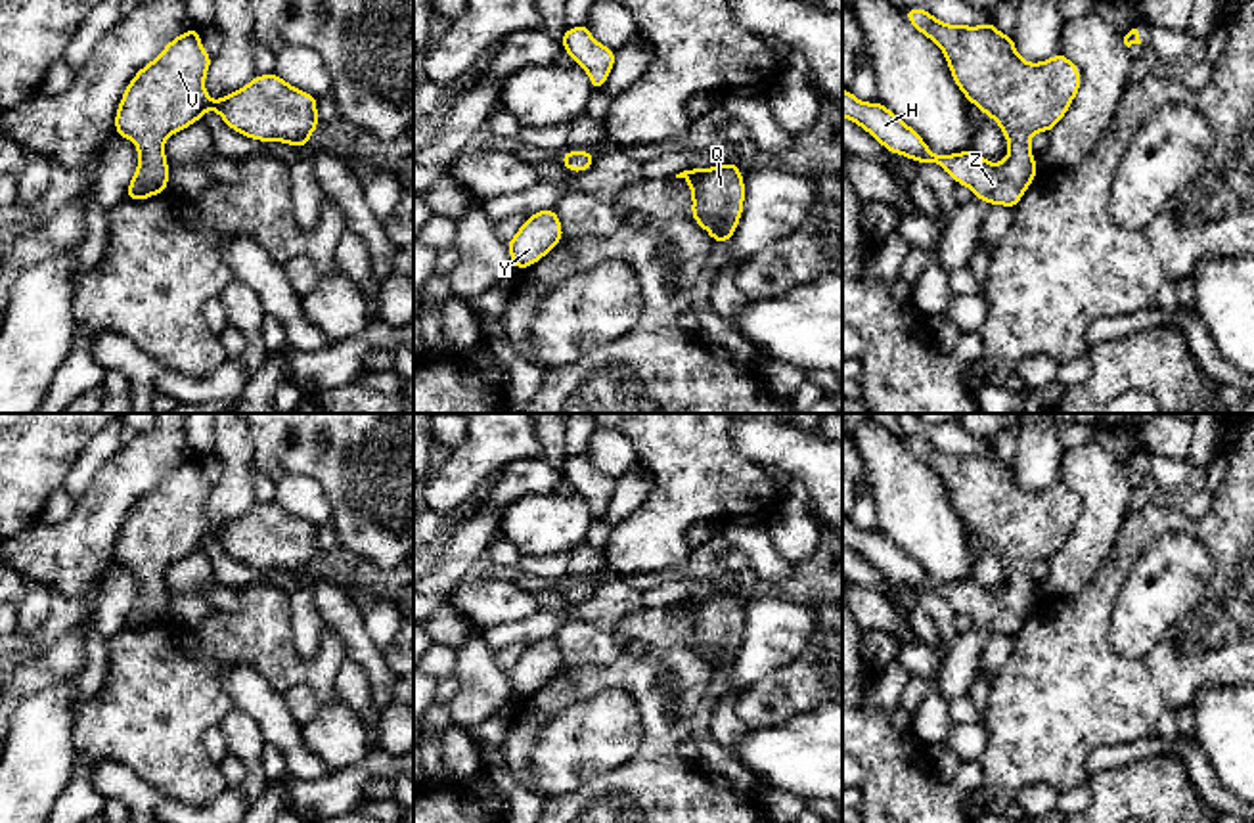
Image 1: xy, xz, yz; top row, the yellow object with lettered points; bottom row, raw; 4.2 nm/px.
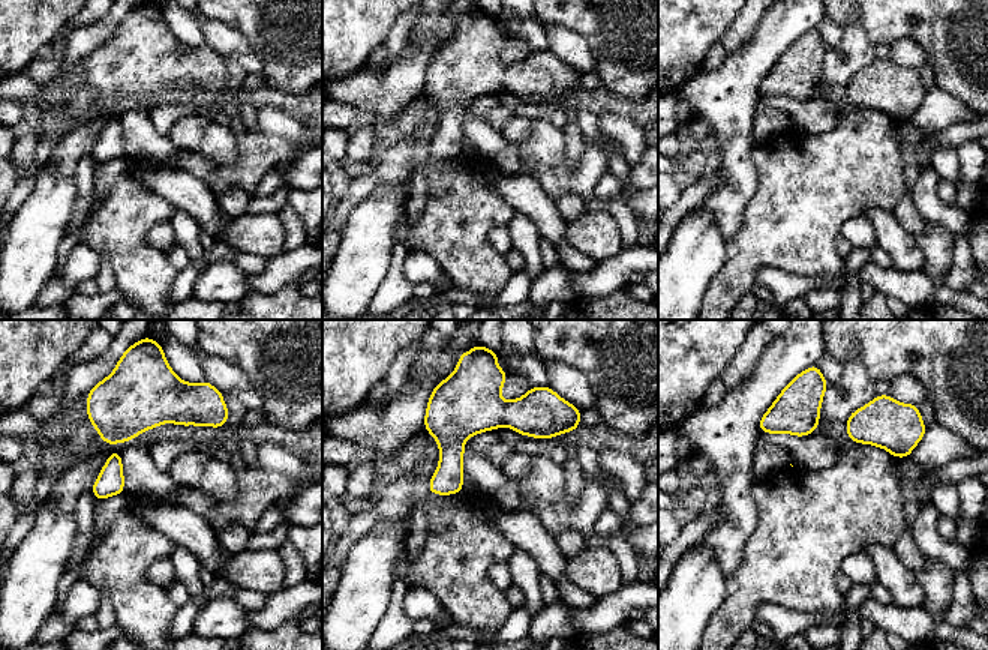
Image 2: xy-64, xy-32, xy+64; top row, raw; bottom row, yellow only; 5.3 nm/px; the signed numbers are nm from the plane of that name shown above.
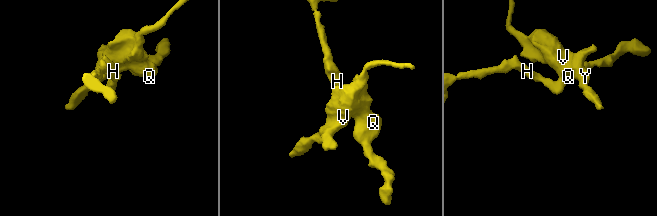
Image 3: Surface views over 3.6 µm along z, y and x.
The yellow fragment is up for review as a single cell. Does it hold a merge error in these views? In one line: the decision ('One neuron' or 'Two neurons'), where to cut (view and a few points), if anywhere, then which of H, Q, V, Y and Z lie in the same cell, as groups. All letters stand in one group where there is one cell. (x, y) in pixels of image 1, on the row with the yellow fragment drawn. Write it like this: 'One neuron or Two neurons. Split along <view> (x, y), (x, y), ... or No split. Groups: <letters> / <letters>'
One neuron. No split. Groups: H Q V Y Z

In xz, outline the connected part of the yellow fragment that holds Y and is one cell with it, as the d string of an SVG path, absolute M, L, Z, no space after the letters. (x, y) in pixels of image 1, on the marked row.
M555 209L530 214L505 243L517 272L542 260L565 237Z

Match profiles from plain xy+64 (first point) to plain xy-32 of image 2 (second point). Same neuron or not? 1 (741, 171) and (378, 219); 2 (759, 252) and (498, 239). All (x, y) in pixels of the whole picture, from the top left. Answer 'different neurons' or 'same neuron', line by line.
1: different neurons
2: different neurons

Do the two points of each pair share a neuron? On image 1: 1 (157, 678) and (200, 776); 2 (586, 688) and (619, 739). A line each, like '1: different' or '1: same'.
1: same
2: different

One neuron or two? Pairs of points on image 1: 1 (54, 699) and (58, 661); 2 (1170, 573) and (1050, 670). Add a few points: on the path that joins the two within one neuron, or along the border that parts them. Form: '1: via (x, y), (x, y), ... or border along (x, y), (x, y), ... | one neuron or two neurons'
1: border along (71, 674), (43, 688), (20, 705) | two neurons
2: border along (1122, 582), (1107, 638), (1119, 655), (1136, 659) | two neurons

